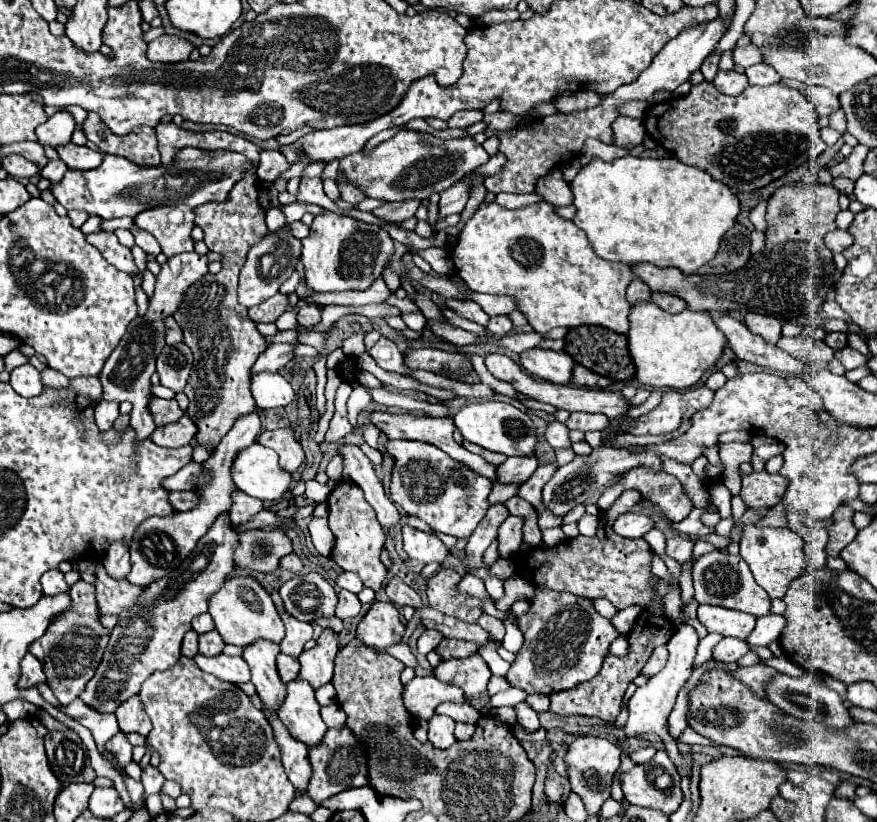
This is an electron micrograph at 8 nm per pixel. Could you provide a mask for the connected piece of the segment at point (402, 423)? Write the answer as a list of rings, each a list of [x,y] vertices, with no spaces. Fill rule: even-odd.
[[[380,410],[372,412],[370,418],[372,418],[372,422],[374,422],[378,428],[382,428],[382,430],[388,434],[388,438],[392,438],[392,440],[420,440],[420,442],[434,444],[436,448],[444,450],[450,458],[458,460],[460,464],[464,464],[464,466],[468,466],[470,470],[474,470],[476,474],[482,474],[482,476],[486,476],[488,480],[494,482],[494,470],[496,470],[498,466],[490,466],[482,456],[472,454],[472,452],[464,450],[462,444],[454,442],[453,432],[456,426],[452,418],[418,418],[418,416],[412,416],[412,414],[396,416],[396,414],[390,414],[390,412],[380,412]]]

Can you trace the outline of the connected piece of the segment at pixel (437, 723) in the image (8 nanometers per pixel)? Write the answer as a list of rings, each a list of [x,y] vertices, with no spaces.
[[[434,714],[428,720],[428,740],[436,746],[436,748],[448,748],[456,742],[454,738],[454,720]]]

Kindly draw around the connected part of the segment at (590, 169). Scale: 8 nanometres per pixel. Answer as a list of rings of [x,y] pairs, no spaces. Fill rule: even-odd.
[[[626,156],[610,162],[592,158],[592,162],[572,180],[572,192],[574,206],[578,208],[574,224],[586,232],[588,242],[600,258],[628,266],[638,262],[650,262],[660,268],[674,266],[684,274],[694,274],[718,254],[724,234],[736,224],[740,214],[740,200],[728,186],[710,178],[704,170],[680,162],[678,158]]]

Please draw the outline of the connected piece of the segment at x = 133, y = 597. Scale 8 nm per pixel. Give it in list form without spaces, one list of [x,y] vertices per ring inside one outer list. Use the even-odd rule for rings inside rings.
[[[92,560],[98,564],[96,572],[96,602],[100,616],[120,614],[126,608],[132,608],[144,588],[132,586],[128,580],[114,580],[106,574],[100,560]]]

